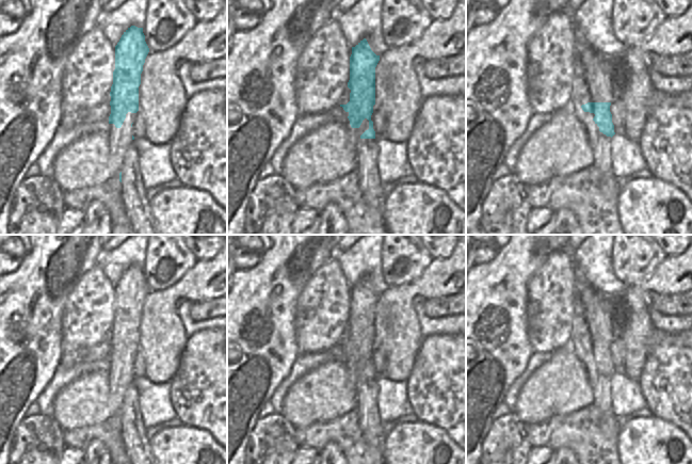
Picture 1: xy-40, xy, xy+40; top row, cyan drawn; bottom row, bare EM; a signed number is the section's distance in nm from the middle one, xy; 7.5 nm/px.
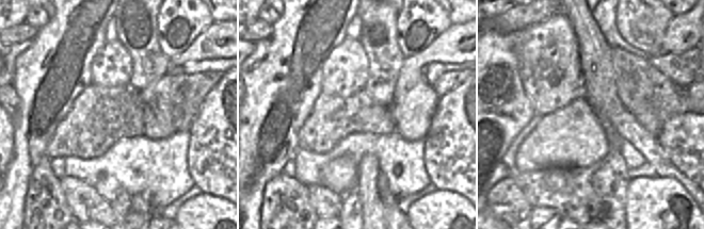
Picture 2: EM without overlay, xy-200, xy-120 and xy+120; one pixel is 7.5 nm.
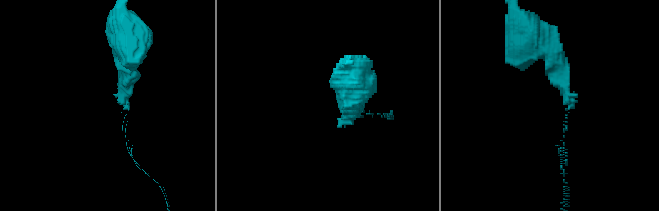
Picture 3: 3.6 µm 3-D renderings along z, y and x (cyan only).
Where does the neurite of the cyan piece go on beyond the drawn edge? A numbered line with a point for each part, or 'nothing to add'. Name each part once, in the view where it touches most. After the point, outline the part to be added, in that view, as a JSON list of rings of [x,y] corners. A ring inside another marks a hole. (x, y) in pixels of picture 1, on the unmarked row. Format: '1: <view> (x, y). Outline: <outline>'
1: xy (354, 374). Outline: [[[365,357],[359,367],[352,367],[352,370],[348,371],[348,377],[350,378],[354,386],[357,384],[360,374],[368,368],[369,368],[369,359]]]

